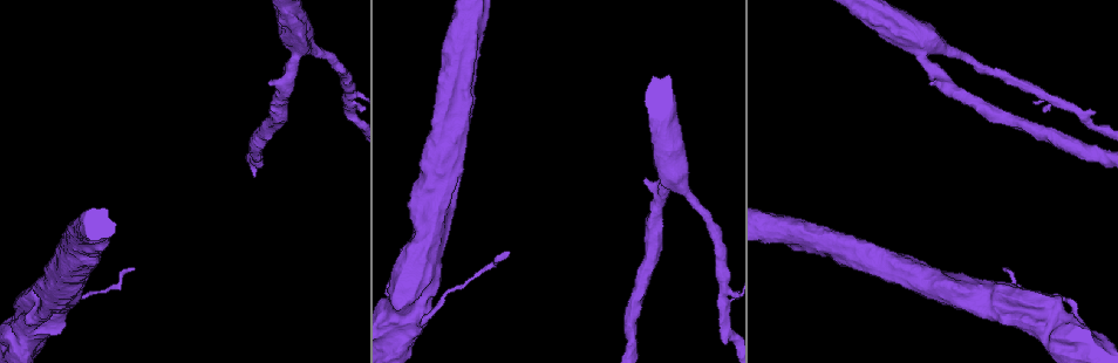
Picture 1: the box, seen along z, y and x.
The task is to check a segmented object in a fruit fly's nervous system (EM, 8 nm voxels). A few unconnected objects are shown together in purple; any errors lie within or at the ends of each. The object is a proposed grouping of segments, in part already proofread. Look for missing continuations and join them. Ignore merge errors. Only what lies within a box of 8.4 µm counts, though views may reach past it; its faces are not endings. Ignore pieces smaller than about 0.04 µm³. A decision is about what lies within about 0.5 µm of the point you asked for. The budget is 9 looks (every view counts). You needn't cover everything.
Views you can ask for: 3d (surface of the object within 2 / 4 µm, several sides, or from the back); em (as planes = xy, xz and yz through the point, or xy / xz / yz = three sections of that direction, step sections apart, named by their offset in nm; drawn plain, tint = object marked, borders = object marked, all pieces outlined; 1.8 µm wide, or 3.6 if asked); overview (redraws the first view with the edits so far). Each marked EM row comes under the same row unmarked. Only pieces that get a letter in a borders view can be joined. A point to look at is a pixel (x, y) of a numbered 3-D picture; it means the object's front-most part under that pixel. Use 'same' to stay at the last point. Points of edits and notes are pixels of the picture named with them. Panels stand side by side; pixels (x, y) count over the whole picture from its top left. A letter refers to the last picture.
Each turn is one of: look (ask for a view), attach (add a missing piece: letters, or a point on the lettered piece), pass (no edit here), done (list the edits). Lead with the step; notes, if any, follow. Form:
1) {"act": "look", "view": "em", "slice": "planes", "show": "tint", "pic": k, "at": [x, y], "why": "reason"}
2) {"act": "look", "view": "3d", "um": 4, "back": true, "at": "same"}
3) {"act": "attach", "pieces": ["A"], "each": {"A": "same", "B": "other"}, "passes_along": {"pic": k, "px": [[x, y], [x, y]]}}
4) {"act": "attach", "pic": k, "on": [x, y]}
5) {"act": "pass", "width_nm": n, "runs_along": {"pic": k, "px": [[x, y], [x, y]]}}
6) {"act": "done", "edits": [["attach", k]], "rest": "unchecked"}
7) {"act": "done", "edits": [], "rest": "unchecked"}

{"act": "look", "view": "em", "um": 3.6, "slice": "xz", "step": 8, "show": "tint", "pic": 1, "at": [405, 309], "why": "sudden change in width"}

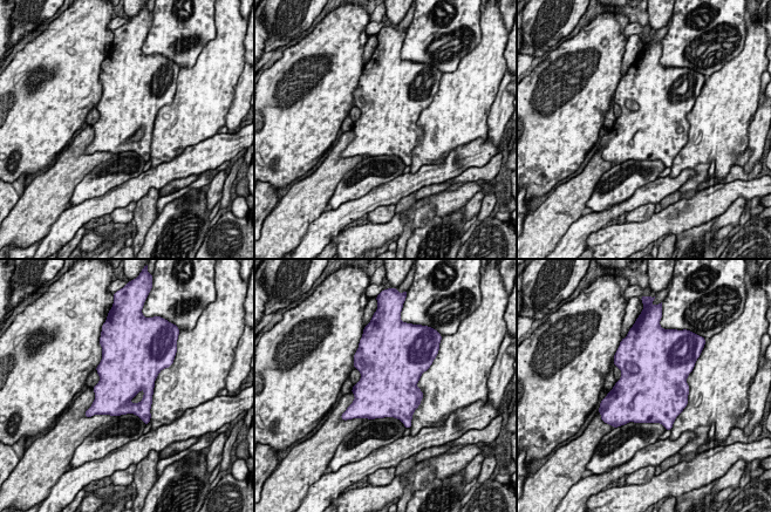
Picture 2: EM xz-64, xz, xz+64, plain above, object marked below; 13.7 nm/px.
{"act": "look", "view": "em", "um": 3.6, "slice": "planes", "show": "borders", "at": "same"}

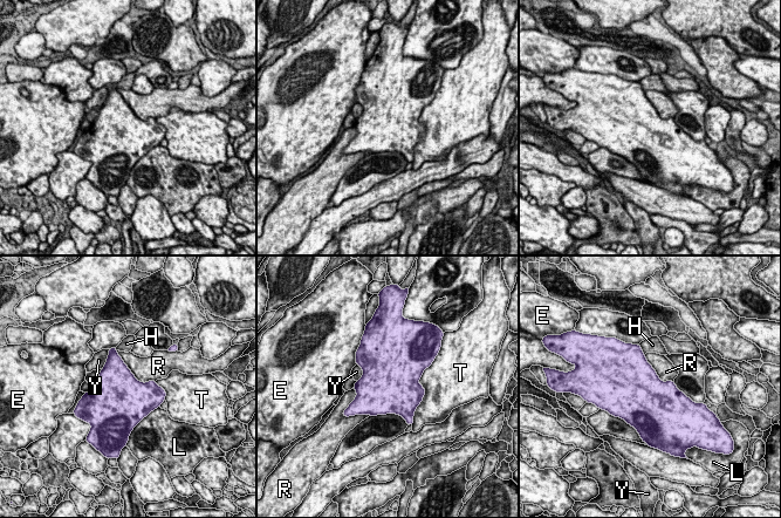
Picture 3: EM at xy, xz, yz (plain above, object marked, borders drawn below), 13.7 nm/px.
{"act": "pass", "longest_contact_nm": ["T", 700], "each": {"E": "other", "H": "other", "L": "other", "R": "other", "T": "other", "Y": "other"}, "border": {"pic": 3, "px": [[116, 350], [139, 381], [155, 381]]}, "found": "none of them fits"}

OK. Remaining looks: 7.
{"act": "look", "view": "em", "um": 3.6, "slice": "xz", "step": 16, "show": "tint", "pic": 1, "at": [1003, 267], "why": "end of a long branch"}

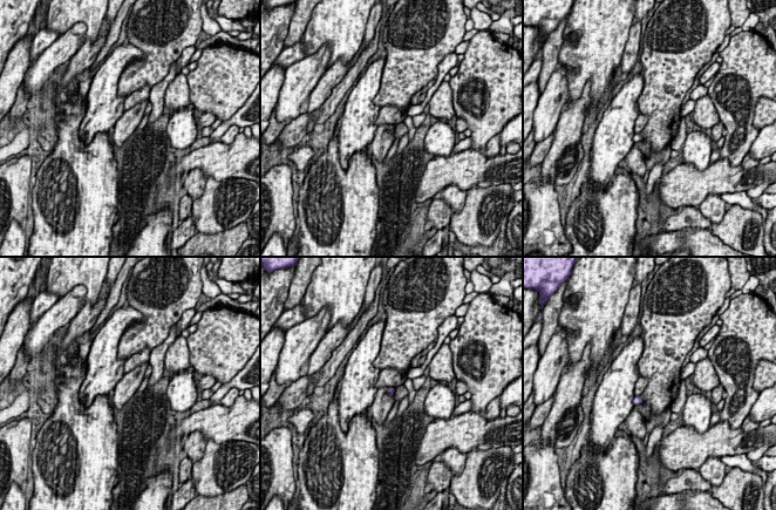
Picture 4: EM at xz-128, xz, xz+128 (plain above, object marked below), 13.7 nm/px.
{"act": "look", "view": "em", "um": 3.6, "slice": "planes", "show": "borders", "at": "same", "why": "another direction"}

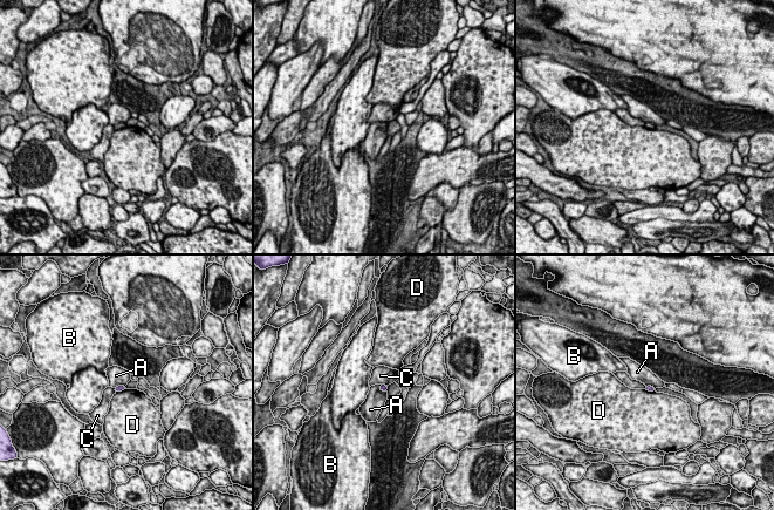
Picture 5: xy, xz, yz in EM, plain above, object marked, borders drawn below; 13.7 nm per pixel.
{"act": "pass", "each": {"A": "other", "B": "other", "C": "other", "D": "other"}, "found": "none of them fits"}

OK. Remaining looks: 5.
{"act": "look", "view": "em", "slice": "xz", "step": 16, "show": "borders", "pic": 1, "at": [1040, 92], "why": "sharp bend"}

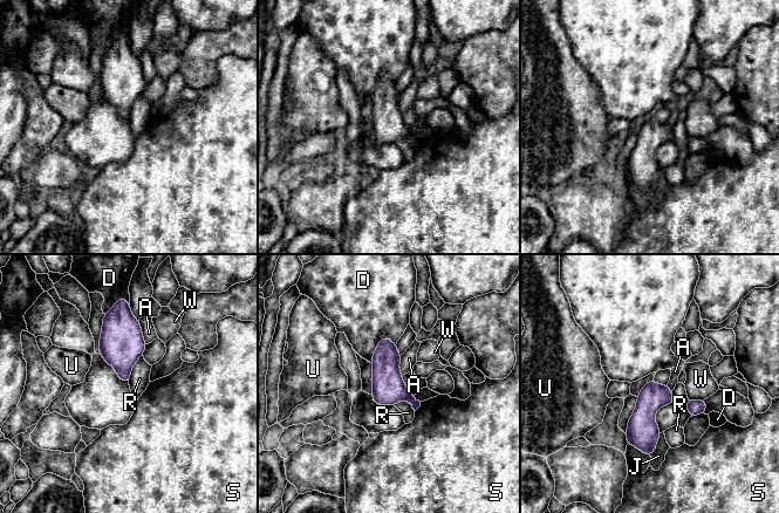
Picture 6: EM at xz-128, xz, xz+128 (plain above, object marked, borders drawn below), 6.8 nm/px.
{"act": "pass", "each": {"A": "other", "D": "other", "J": "other", "R": "other", "S": "other", "U": "other", "W": "other"}, "border": {"pic": 6, "px": [[142, 354], [134, 364], [128, 382]]}, "found": "no lettered piece goes on from it"}

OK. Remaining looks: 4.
{"act": "look", "view": "em", "slice": "xy", "step": 8, "show": "tint", "pic": 1, "at": [919, 52], "why": "thin arm on a thick one"}

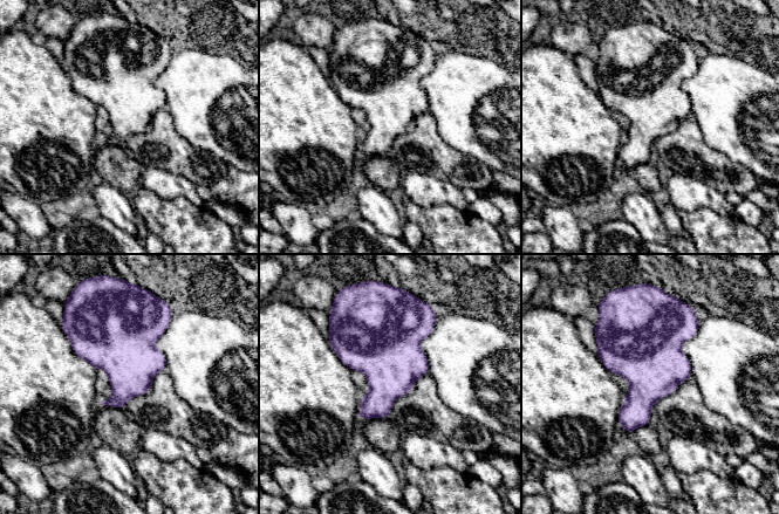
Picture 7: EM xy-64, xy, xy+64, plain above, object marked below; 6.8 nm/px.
{"act": "look", "view": "em", "slice": "planes", "show": "borders", "at": "same", "why": "another direction"}

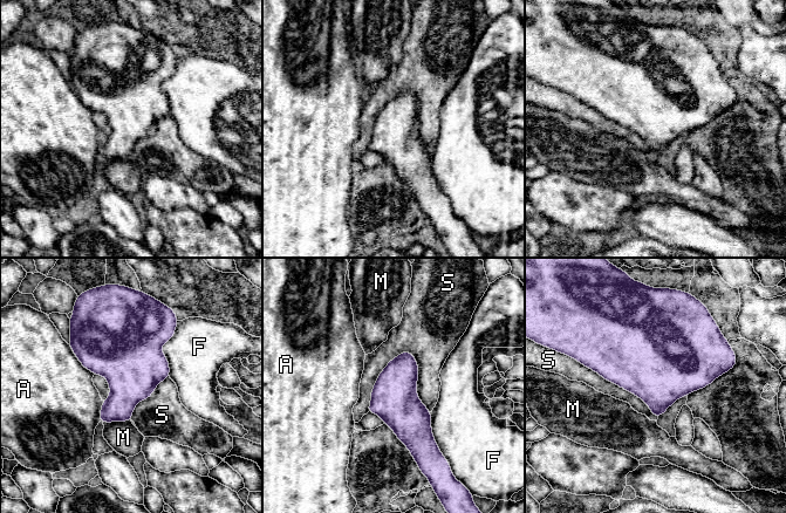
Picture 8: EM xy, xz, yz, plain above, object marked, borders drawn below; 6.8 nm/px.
{"act": "pass", "width_nm": 320, "each": {"A": "other", "F": "other", "M": "other", "S": "other"}, "border": {"pic": 8, "px": [[404, 350], [431, 411]]}, "found": "none of them fits"}

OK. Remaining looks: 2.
{"act": "done", "edits": [], "rest": "unchecked"}

